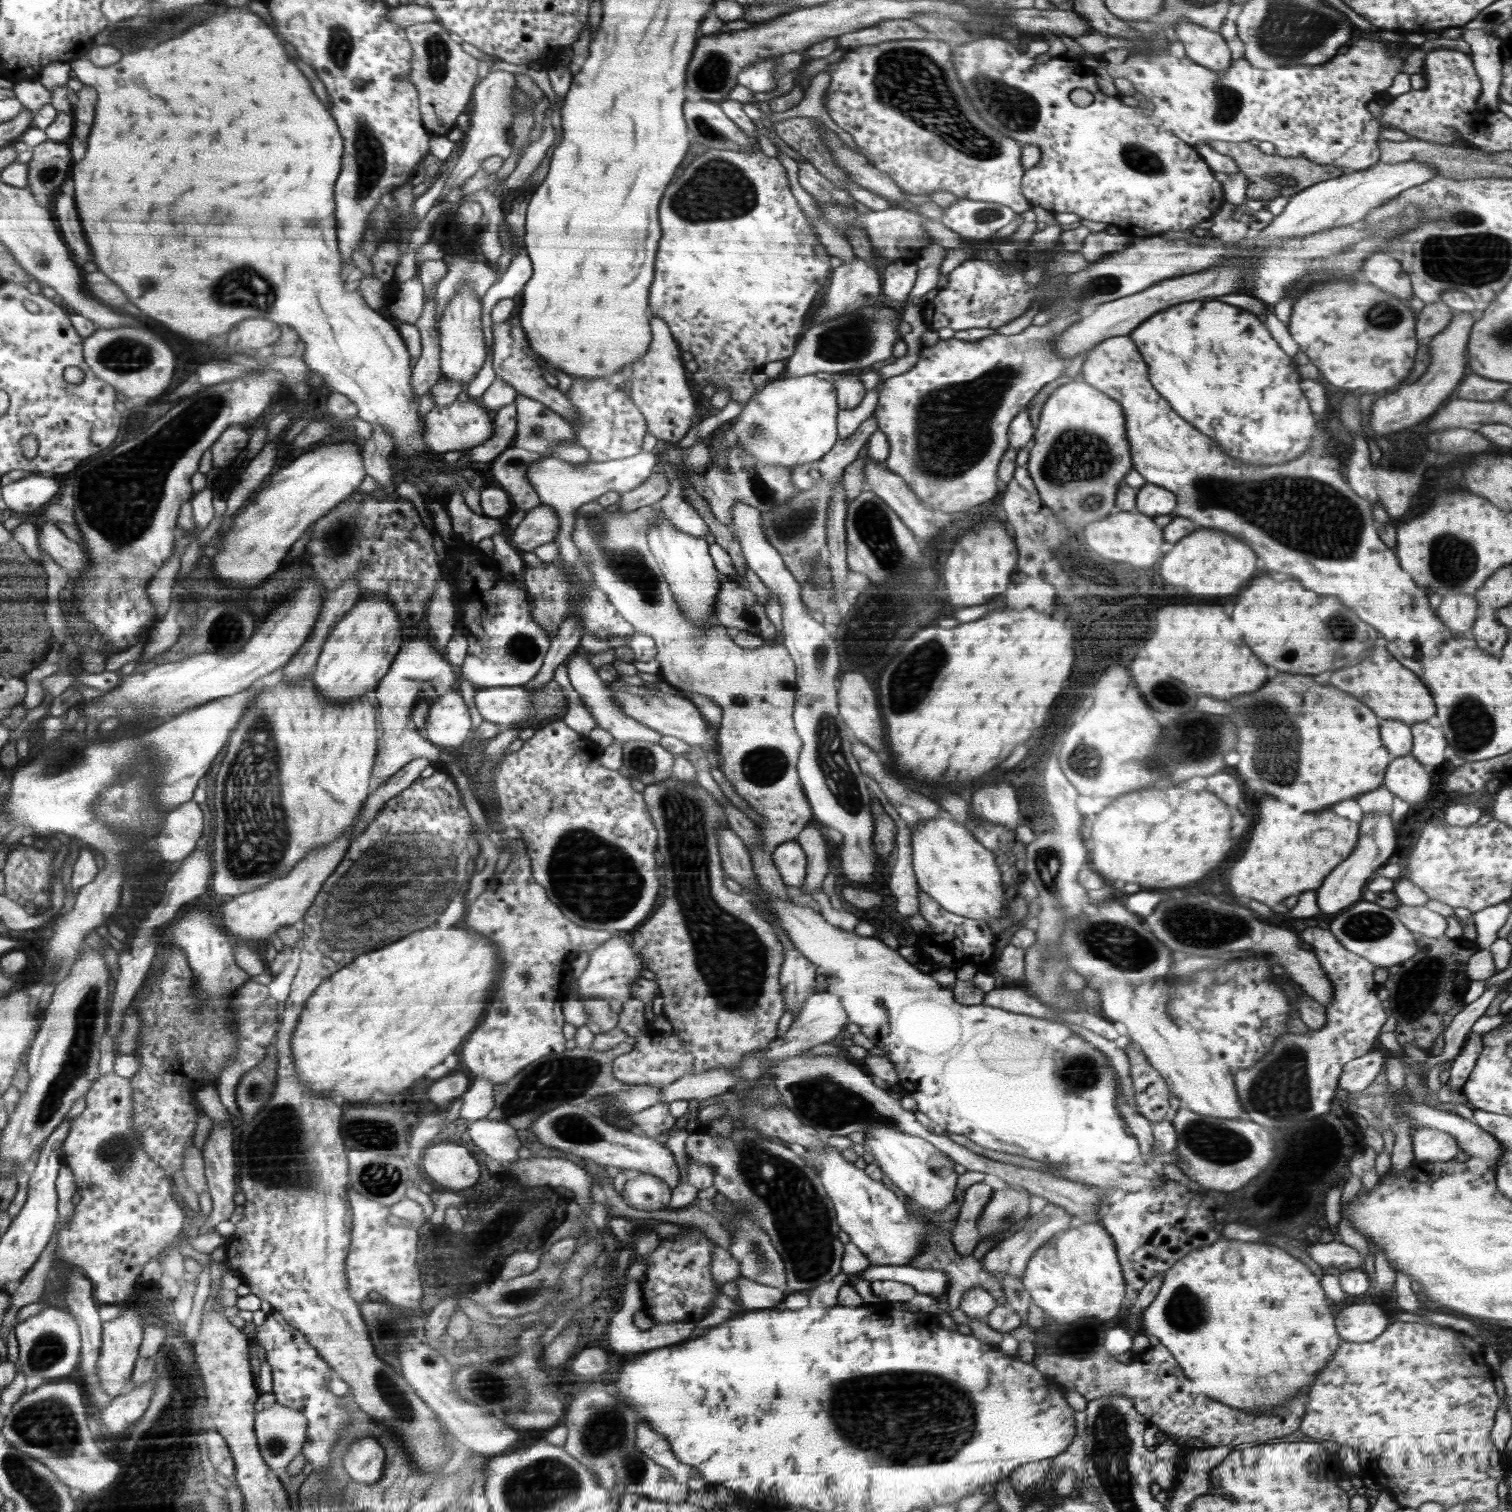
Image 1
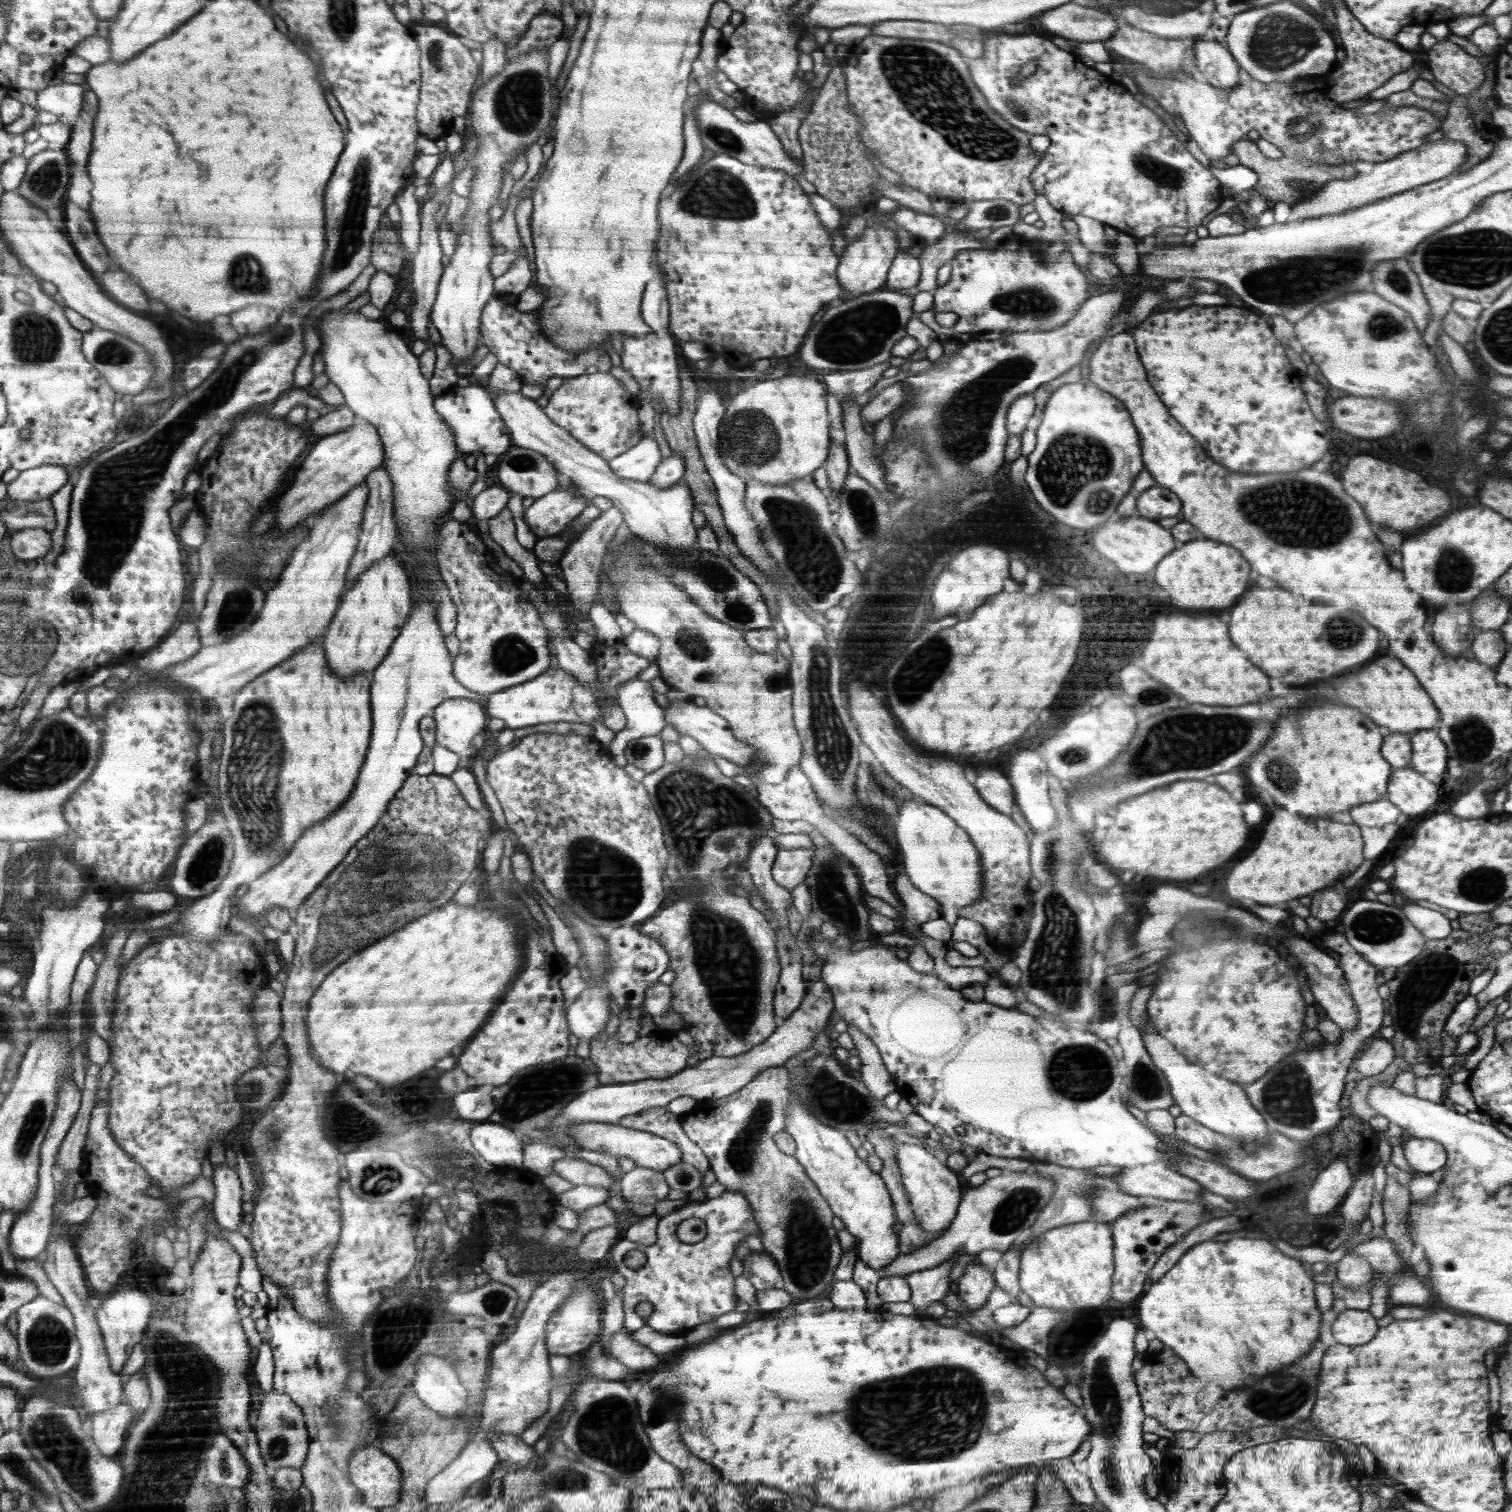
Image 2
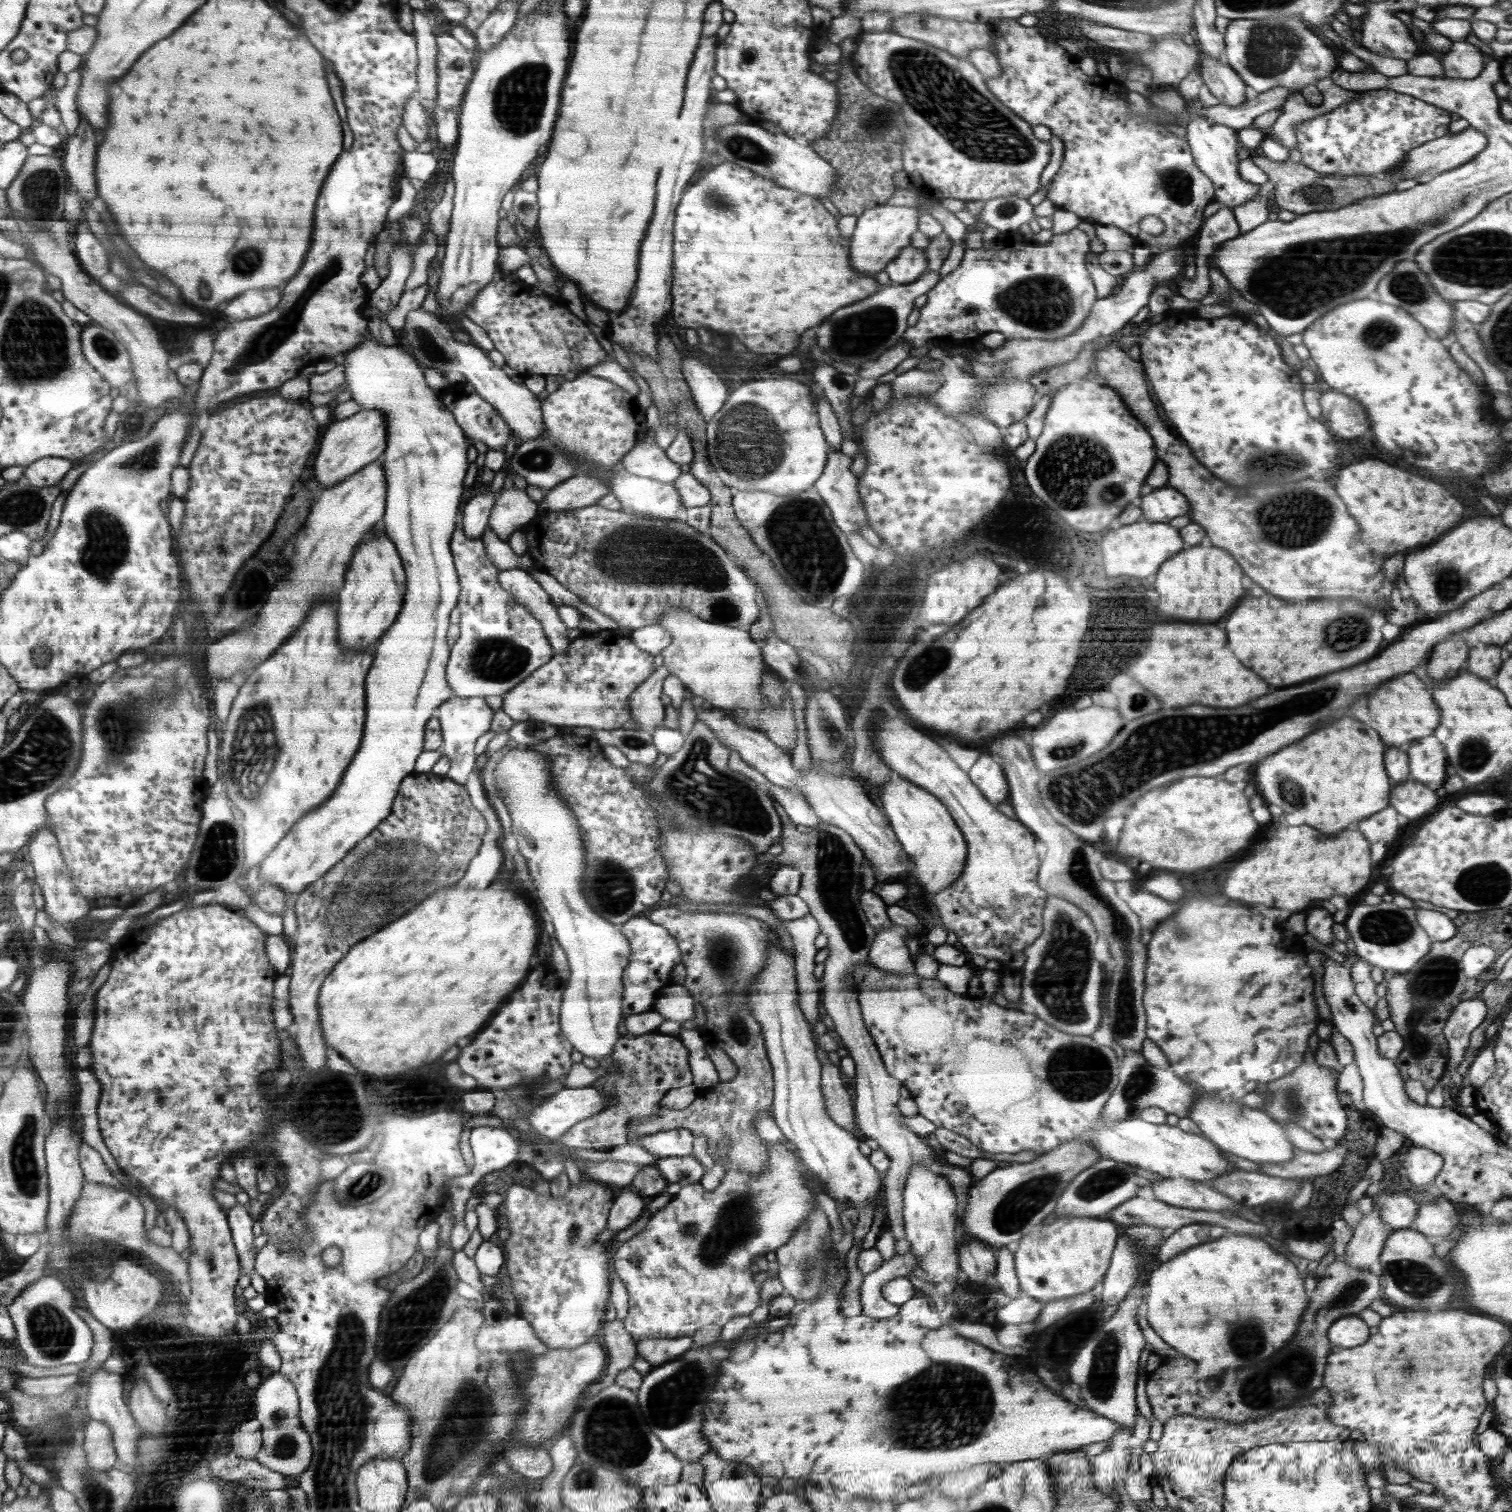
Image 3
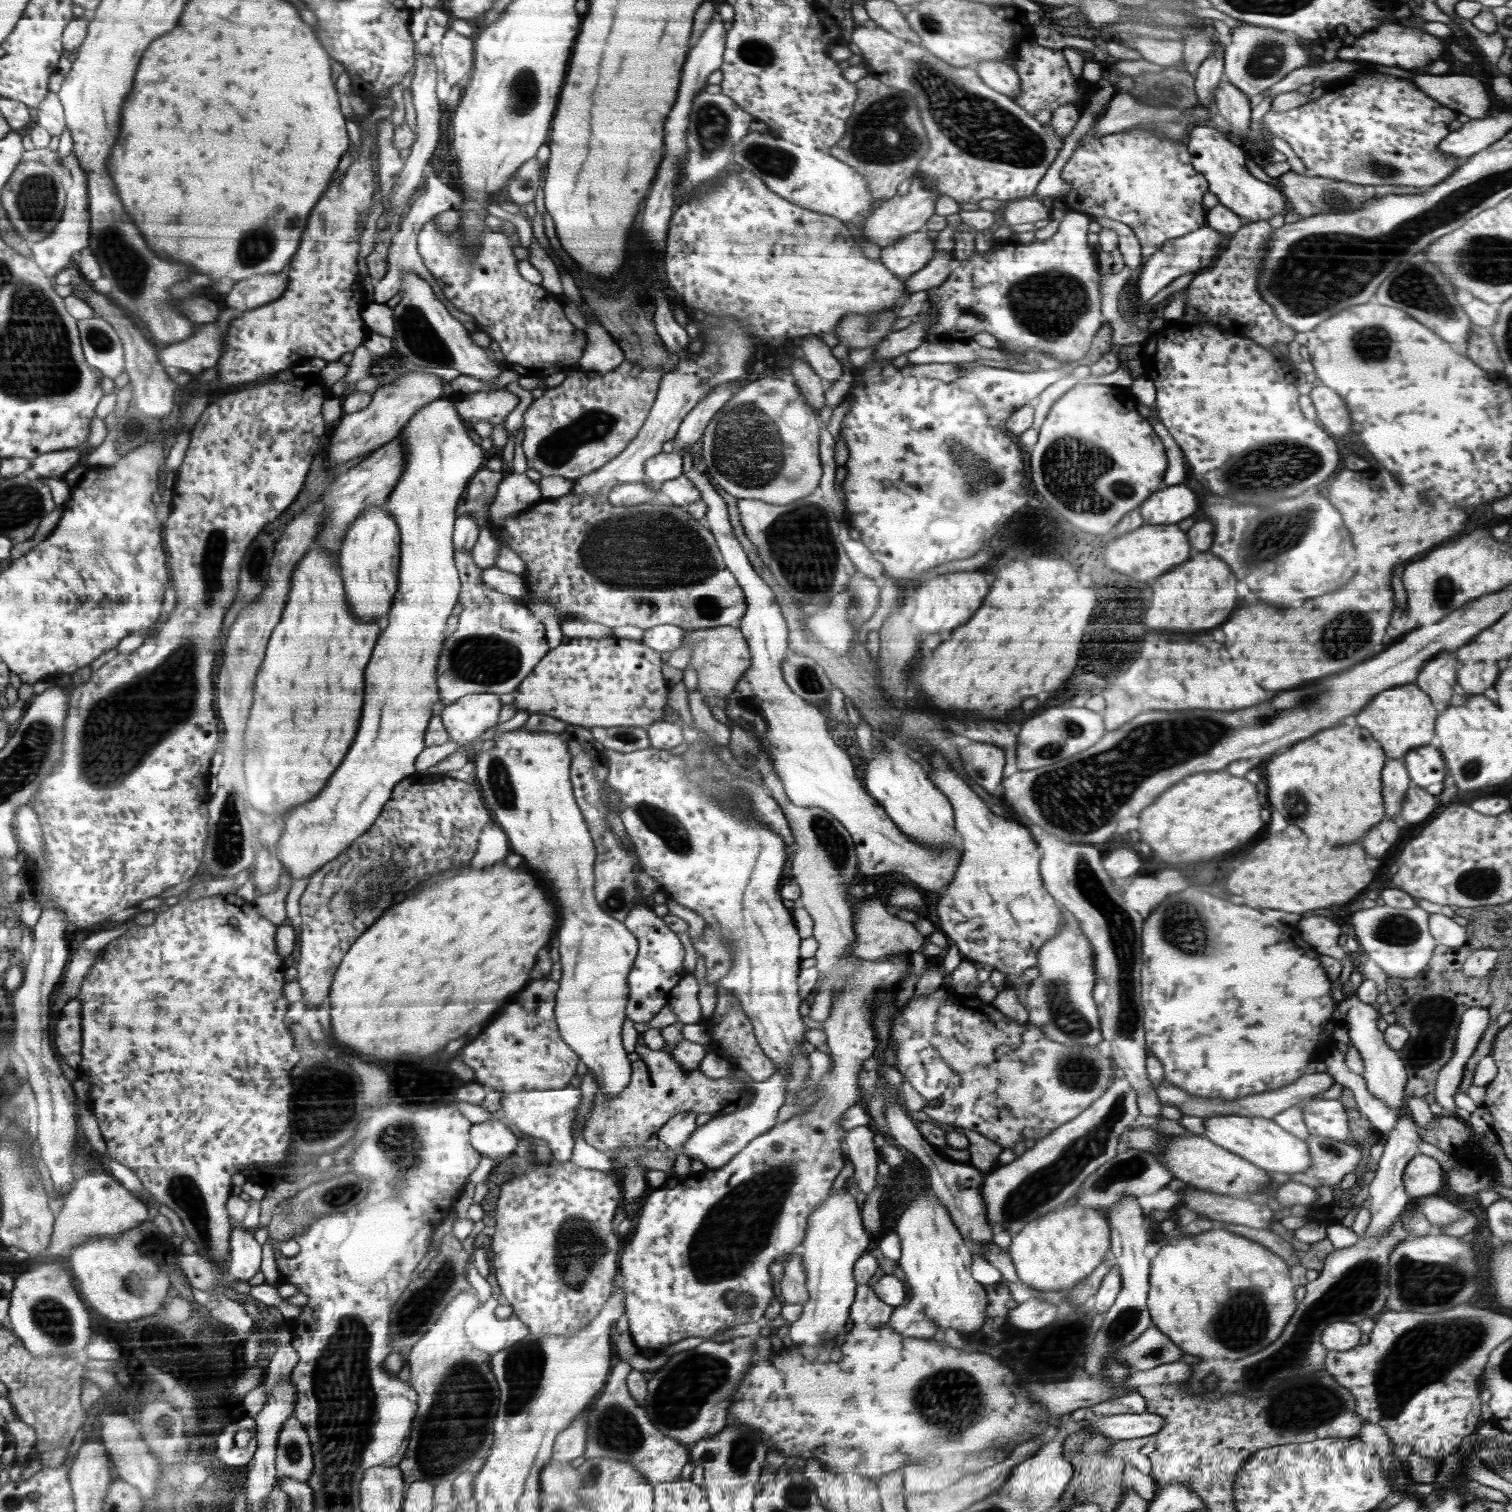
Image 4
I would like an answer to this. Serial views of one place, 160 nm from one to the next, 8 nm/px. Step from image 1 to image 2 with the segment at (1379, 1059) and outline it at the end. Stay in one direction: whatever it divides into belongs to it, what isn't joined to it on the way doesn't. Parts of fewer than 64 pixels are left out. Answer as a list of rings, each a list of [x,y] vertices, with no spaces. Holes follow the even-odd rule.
[[[1376,1039],[1359,1059],[1355,1060],[1355,1067],[1364,1077],[1376,1077],[1389,1066],[1394,1055],[1395,1050],[1391,1040]]]

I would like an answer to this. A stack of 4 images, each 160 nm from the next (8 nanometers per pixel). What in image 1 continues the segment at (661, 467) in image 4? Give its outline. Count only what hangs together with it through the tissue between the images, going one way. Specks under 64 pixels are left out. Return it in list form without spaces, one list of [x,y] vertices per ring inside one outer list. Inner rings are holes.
[[[639,452],[630,458],[620,460],[610,460],[606,462],[588,462],[580,466],[566,464],[562,459],[552,456],[543,458],[535,464],[529,471],[528,479],[534,485],[535,491],[539,495],[541,504],[550,504],[562,520],[562,527],[556,538],[559,546],[559,556],[556,561],[566,572],[572,572],[573,567],[579,560],[579,552],[572,542],[571,534],[575,525],[575,512],[579,506],[587,502],[597,500],[608,491],[624,493],[640,486],[654,470],[656,466],[656,454],[651,452]]]

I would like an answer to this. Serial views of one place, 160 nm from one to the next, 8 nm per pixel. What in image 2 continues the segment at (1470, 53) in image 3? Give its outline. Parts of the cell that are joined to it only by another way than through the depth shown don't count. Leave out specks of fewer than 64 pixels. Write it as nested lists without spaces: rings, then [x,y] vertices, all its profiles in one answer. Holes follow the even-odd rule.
[[[1442,42],[1430,48],[1428,68],[1436,82],[1454,90],[1456,94],[1470,94],[1484,82],[1484,66],[1452,42]]]

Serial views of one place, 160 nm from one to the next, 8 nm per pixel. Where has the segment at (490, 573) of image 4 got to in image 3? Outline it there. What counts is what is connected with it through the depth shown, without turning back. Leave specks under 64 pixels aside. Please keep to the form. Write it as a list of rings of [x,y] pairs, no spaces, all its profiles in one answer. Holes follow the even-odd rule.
[[[510,568],[500,571],[499,583],[515,600],[527,608],[543,623],[544,631],[551,639],[551,647],[556,654],[567,652],[570,640],[568,629],[560,618],[558,609],[550,600],[550,595],[534,580],[534,577],[522,569]]]

